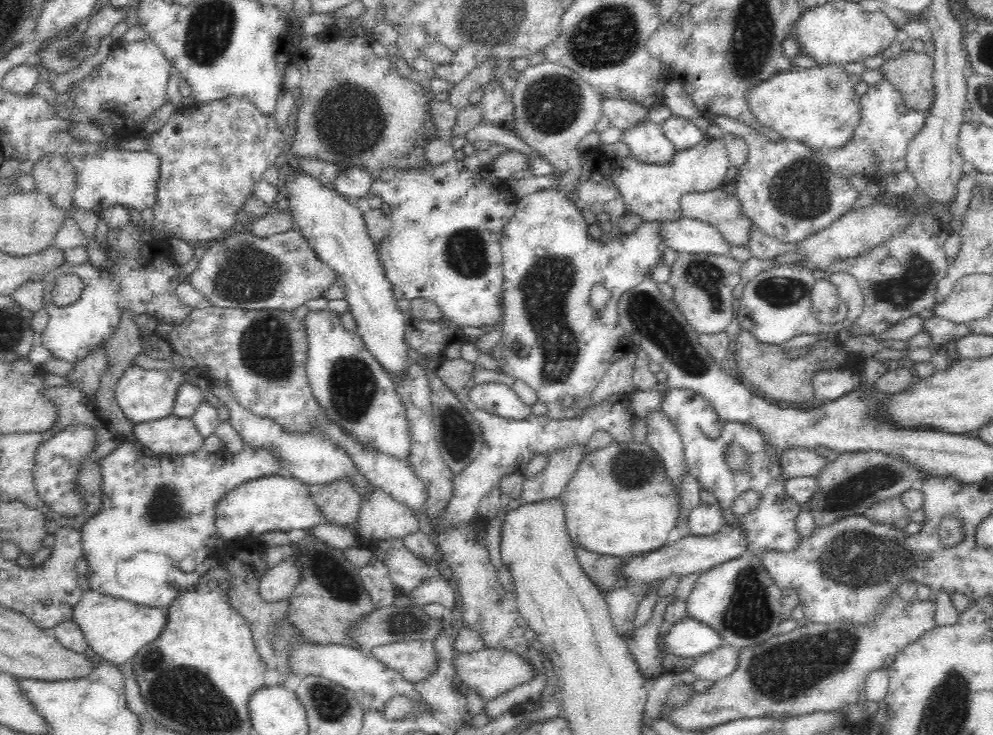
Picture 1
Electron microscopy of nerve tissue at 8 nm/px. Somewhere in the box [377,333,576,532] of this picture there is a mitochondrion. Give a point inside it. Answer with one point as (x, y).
(459, 435)

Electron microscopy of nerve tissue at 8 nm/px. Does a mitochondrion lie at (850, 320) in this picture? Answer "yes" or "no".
no

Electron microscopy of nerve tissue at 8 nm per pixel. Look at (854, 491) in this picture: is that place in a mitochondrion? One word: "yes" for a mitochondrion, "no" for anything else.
yes

